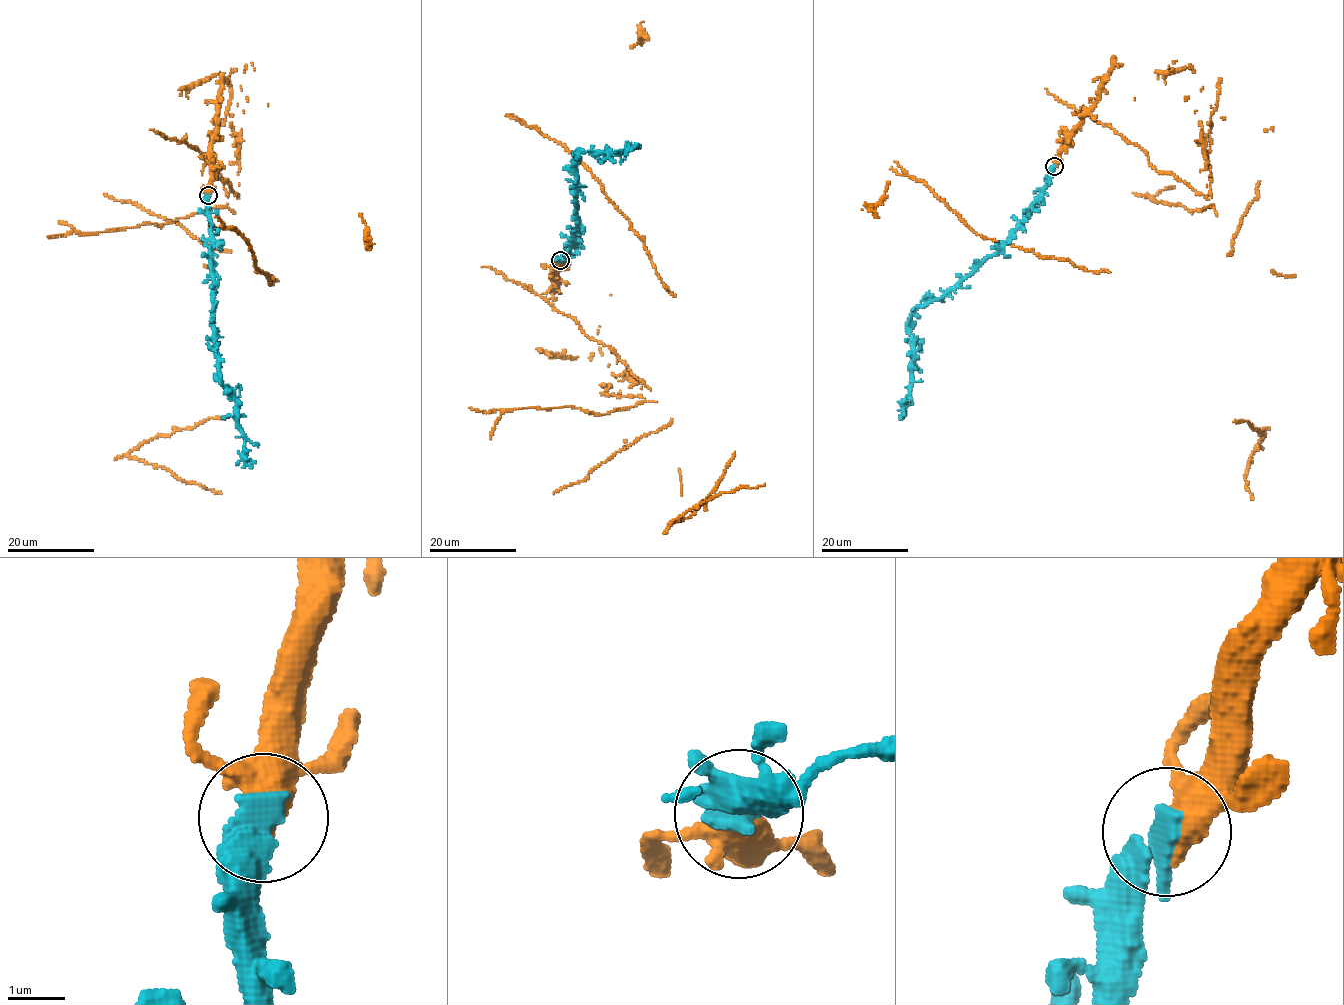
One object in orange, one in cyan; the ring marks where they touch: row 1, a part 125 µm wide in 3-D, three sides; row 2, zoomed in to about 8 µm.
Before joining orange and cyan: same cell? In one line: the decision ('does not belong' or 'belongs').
belongs

